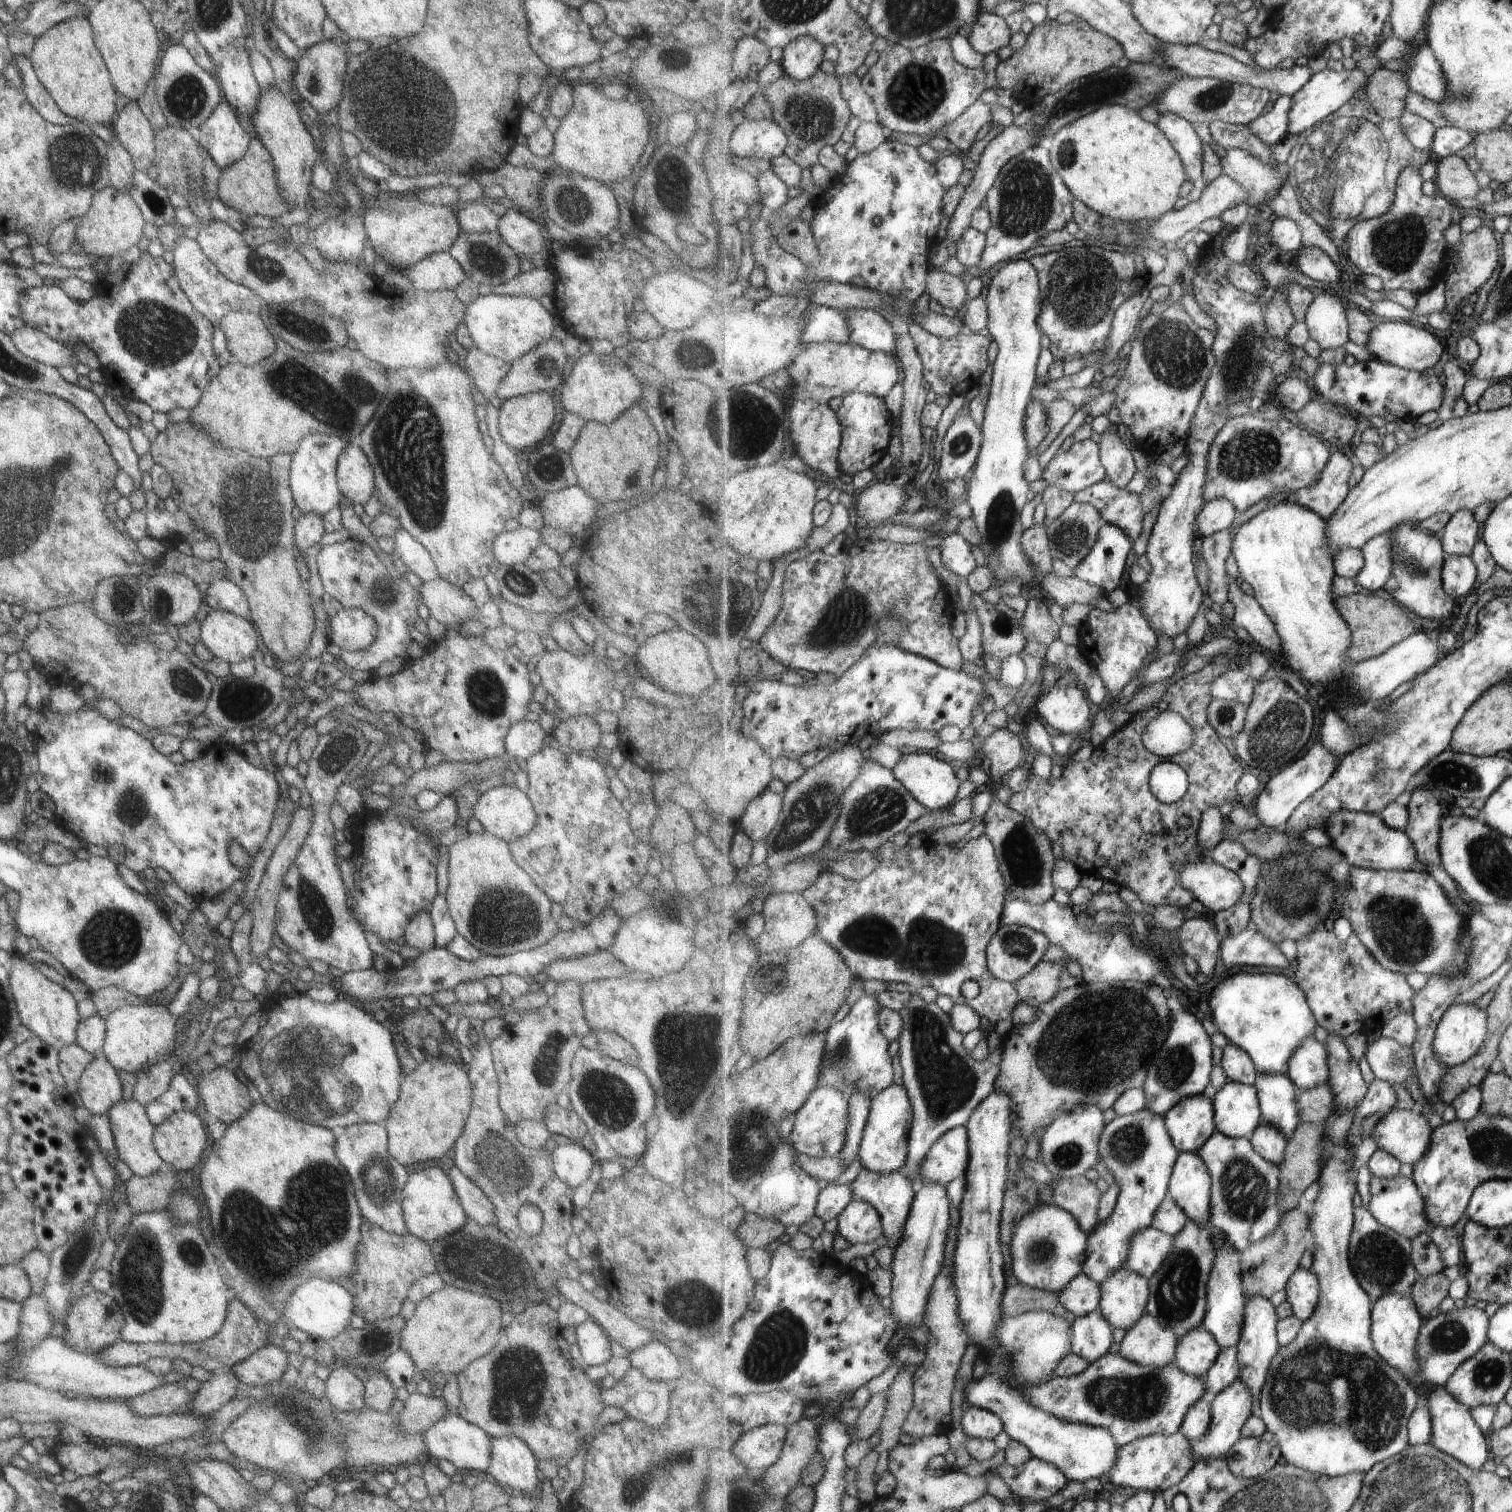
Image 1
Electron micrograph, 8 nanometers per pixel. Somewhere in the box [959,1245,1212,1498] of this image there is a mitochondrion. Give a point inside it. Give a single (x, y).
(1138, 1396)

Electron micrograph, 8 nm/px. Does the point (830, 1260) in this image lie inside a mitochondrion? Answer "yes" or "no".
no

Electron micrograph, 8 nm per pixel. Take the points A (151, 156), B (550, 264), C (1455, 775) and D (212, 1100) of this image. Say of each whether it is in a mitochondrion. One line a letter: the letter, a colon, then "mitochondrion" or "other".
A: other
B: other
C: mitochondrion
D: other

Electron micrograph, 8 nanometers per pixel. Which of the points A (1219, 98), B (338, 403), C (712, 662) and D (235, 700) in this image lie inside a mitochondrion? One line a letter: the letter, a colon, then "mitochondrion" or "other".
A: mitochondrion
B: mitochondrion
C: other
D: mitochondrion

